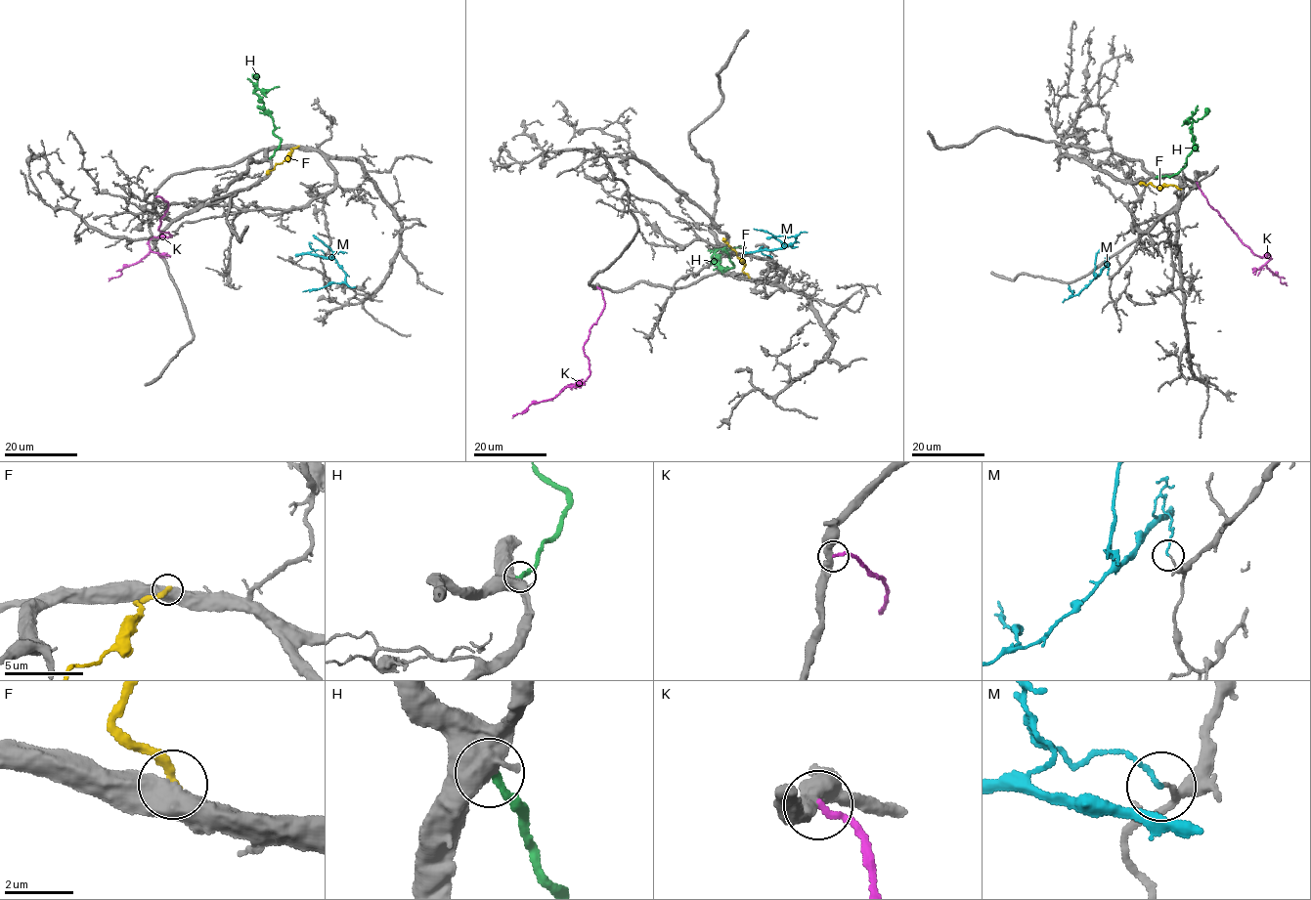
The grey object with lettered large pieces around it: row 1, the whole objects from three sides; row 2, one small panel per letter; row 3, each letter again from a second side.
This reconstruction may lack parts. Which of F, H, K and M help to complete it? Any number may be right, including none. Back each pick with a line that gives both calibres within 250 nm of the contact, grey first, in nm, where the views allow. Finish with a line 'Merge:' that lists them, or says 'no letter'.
Merge: no letter

